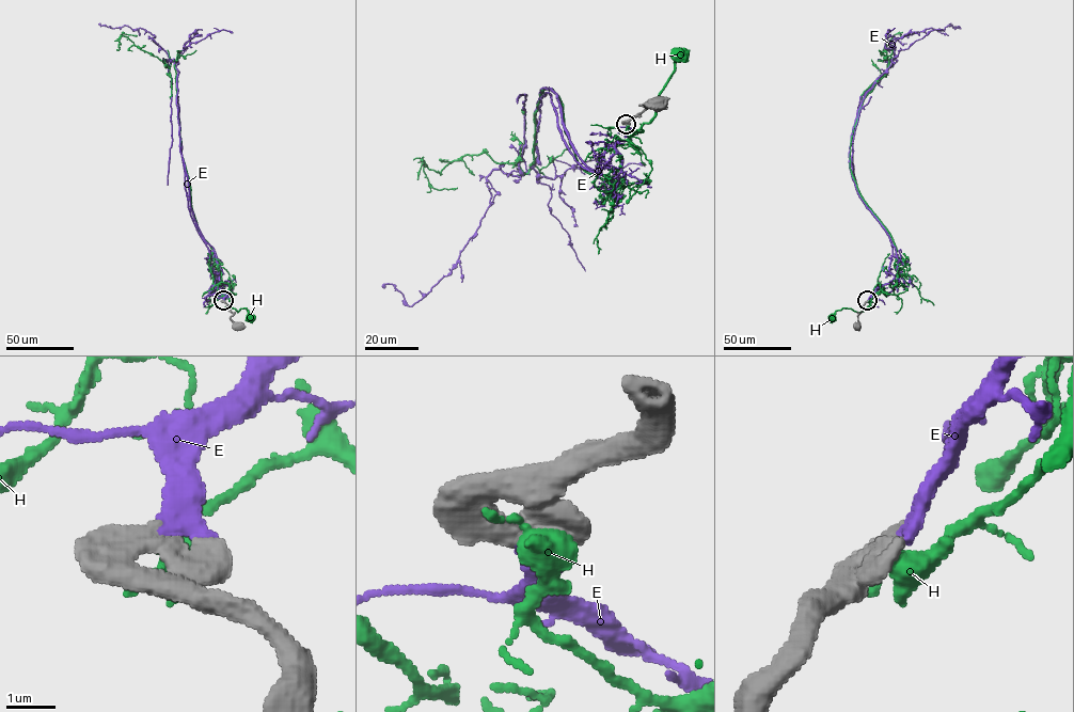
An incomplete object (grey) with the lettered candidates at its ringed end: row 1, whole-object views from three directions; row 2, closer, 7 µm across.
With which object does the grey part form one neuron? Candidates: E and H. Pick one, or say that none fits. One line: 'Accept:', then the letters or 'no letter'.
Accept: E

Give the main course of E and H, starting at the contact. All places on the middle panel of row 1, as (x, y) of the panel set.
E: (627, 124), (618, 177), (593, 172), (543, 89), (537, 160), (487, 176), (457, 265), (411, 306), (384, 288)
H: (628, 124), (627, 128), (633, 132), (641, 131), (653, 116), (654, 103), (673, 72), (674, 63), (683, 54)

